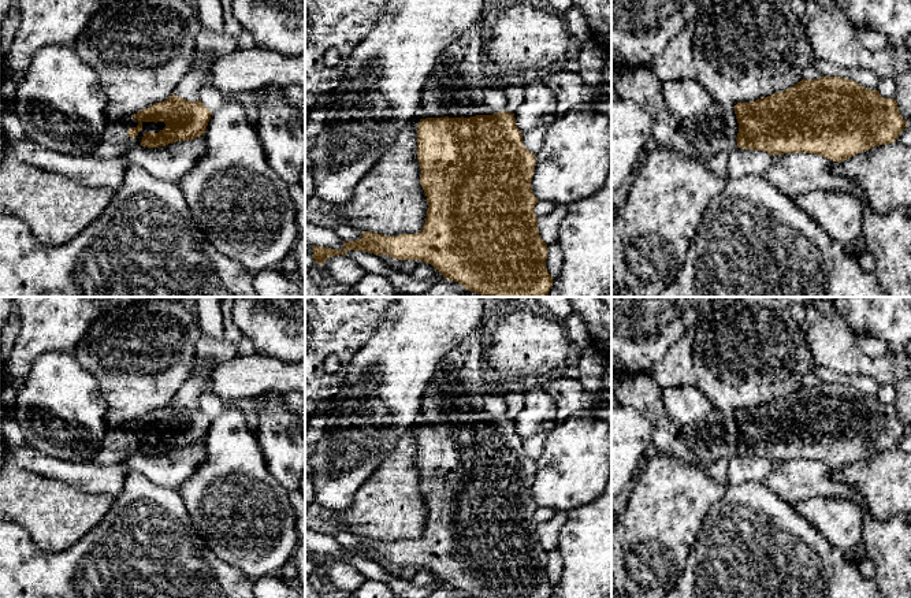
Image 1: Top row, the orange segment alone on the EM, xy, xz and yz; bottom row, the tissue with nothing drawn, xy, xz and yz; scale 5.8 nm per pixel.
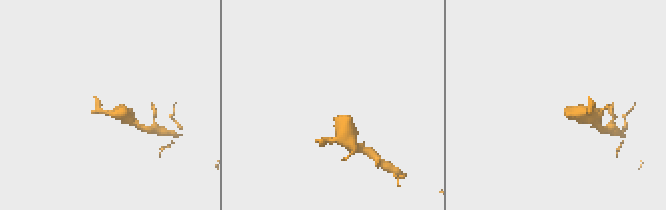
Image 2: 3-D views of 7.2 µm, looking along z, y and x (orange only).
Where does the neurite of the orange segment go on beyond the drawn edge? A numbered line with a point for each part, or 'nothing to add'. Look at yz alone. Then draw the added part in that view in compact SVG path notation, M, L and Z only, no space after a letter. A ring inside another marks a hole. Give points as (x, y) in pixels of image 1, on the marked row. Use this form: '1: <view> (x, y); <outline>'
1: yz (702, 137); M647 67L611 68L616 96L637 103L654 119L652 144L681 152L704 164L737 148L739 123L733 107L714 103L704 115L681 118L672 114L661 82Z

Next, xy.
1: xy (115, 144); M131 115L109 122L101 142L94 148L92 155L98 160L122 159L126 161L127 152L141 145L145 133L159 133L166 127L166 123L142 122L142 130L135 138L130 138L127 131L137 126L138 120L133 119Z

